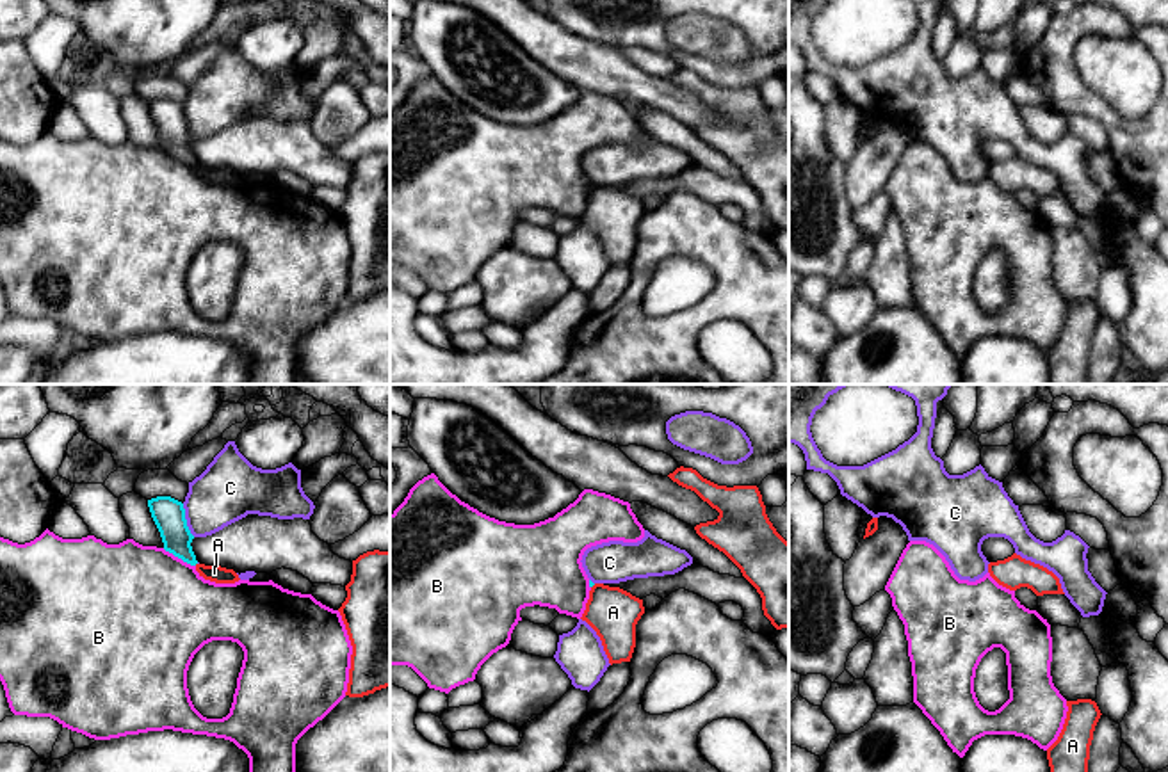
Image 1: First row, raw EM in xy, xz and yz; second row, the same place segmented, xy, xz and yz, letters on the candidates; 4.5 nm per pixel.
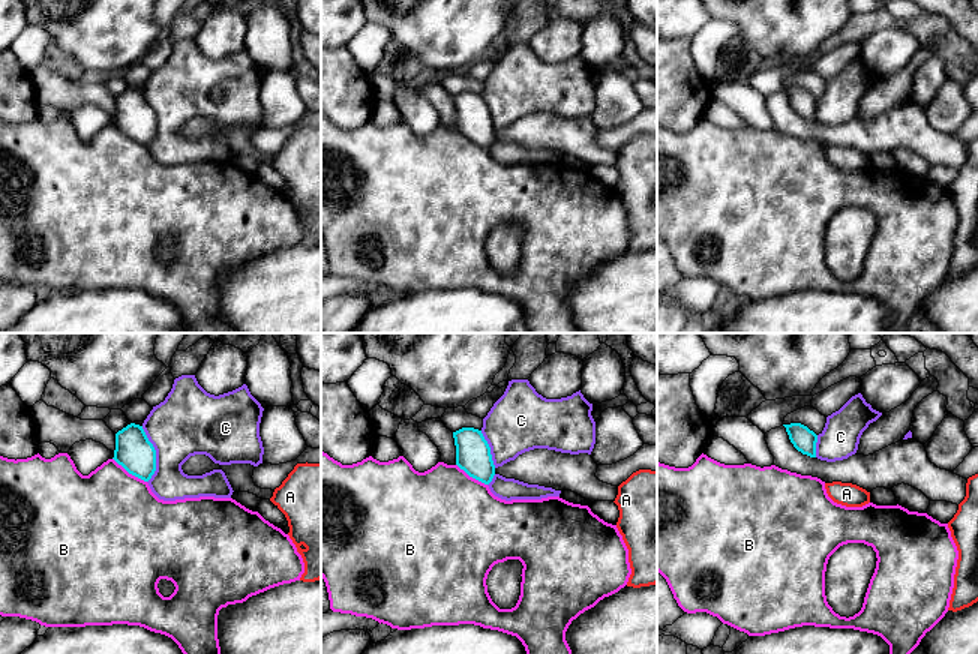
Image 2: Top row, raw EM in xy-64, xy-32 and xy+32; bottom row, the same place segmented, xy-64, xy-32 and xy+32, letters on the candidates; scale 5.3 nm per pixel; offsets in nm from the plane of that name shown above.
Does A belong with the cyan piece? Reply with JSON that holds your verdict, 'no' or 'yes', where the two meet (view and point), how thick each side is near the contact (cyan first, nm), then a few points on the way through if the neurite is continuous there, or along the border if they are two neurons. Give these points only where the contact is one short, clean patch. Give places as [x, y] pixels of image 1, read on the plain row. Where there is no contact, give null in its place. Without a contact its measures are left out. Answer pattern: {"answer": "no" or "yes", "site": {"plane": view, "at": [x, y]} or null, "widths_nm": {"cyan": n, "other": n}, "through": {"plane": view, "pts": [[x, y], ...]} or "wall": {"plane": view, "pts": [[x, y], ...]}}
{"answer": "no", "site": null}

